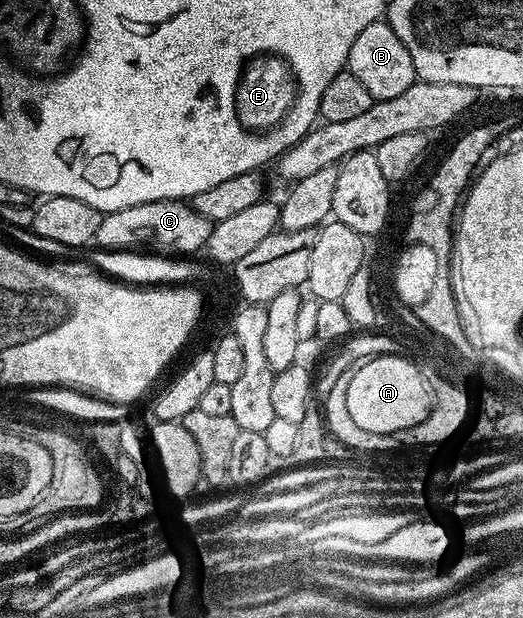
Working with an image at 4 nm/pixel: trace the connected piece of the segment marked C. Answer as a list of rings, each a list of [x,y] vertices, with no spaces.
[[[169,194],[166,197],[149,198],[148,200],[136,201],[132,204],[124,204],[115,210],[105,211],[99,217],[96,228],[92,235],[94,246],[103,251],[137,251],[139,248],[156,248],[152,246],[171,246],[171,251],[198,250],[209,243],[214,231],[215,219],[207,212],[195,205],[193,197],[184,194]]]

